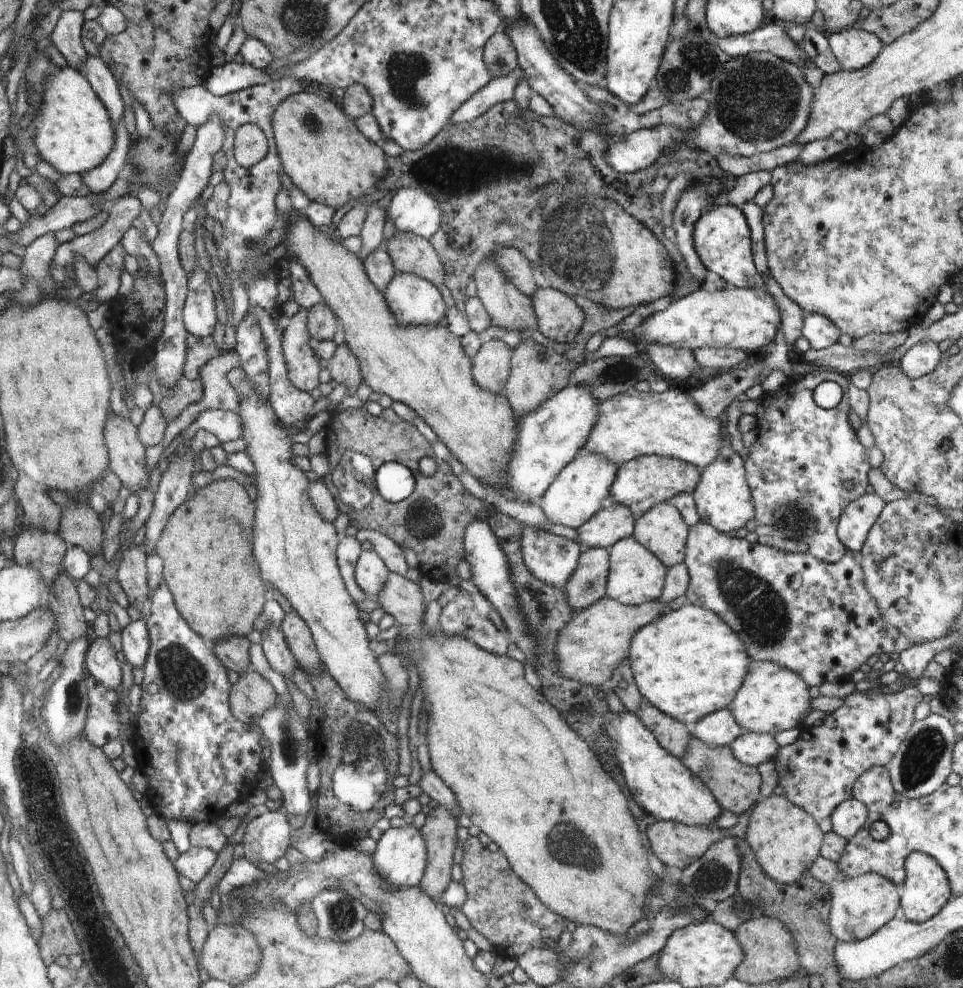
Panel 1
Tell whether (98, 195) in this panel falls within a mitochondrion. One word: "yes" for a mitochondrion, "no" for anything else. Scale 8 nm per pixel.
no

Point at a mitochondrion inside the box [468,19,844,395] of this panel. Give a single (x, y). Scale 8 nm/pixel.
(759, 99)

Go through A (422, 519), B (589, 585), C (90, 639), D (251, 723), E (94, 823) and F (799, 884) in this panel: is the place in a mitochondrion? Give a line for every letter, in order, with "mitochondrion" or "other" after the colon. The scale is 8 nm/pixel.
A: mitochondrion
B: mitochondrion
C: other
D: other
E: other
F: other

